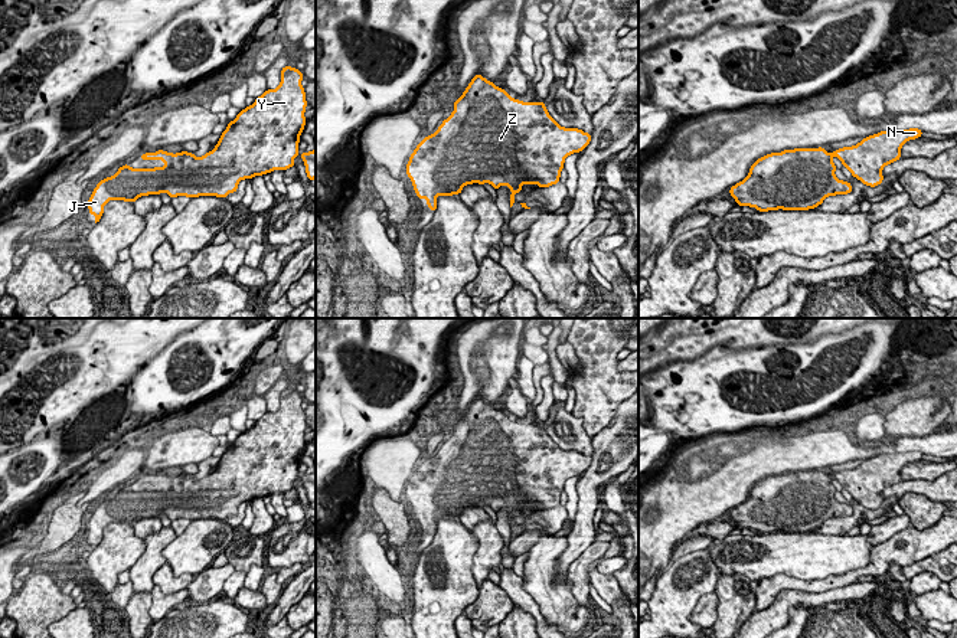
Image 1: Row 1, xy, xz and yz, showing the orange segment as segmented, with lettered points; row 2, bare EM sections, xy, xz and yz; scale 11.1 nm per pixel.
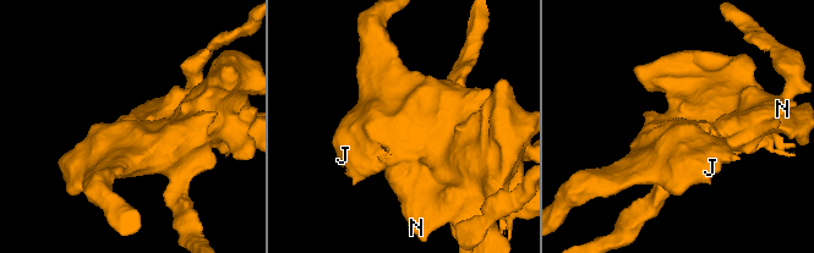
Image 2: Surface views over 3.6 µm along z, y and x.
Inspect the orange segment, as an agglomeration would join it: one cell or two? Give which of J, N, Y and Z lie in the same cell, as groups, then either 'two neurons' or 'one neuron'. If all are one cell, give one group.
J N Y Z; one neuron

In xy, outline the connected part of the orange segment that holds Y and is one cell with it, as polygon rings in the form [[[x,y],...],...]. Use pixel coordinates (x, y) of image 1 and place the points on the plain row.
[[[291,389],[282,390],[280,408],[275,412],[267,412],[252,428],[239,433],[221,457],[215,471],[202,480],[187,474],[173,477],[159,472],[141,477],[140,482],[163,482],[163,490],[133,491],[124,487],[114,498],[105,500],[97,507],[88,523],[88,537],[94,537],[97,546],[110,523],[134,526],[141,518],[161,517],[163,514],[172,521],[177,518],[190,521],[216,518],[225,521],[229,516],[238,513],[241,503],[295,490],[294,481],[300,478],[300,458],[307,445],[304,439],[307,423],[301,403],[301,393]]]

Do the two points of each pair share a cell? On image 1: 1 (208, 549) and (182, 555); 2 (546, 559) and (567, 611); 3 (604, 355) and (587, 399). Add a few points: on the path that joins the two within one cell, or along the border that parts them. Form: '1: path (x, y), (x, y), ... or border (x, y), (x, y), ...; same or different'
1: path (202, 549), (188, 553); same
2: path (546, 572), (546, 591), (554, 598); same
3: path (597, 366), (595, 388); same

